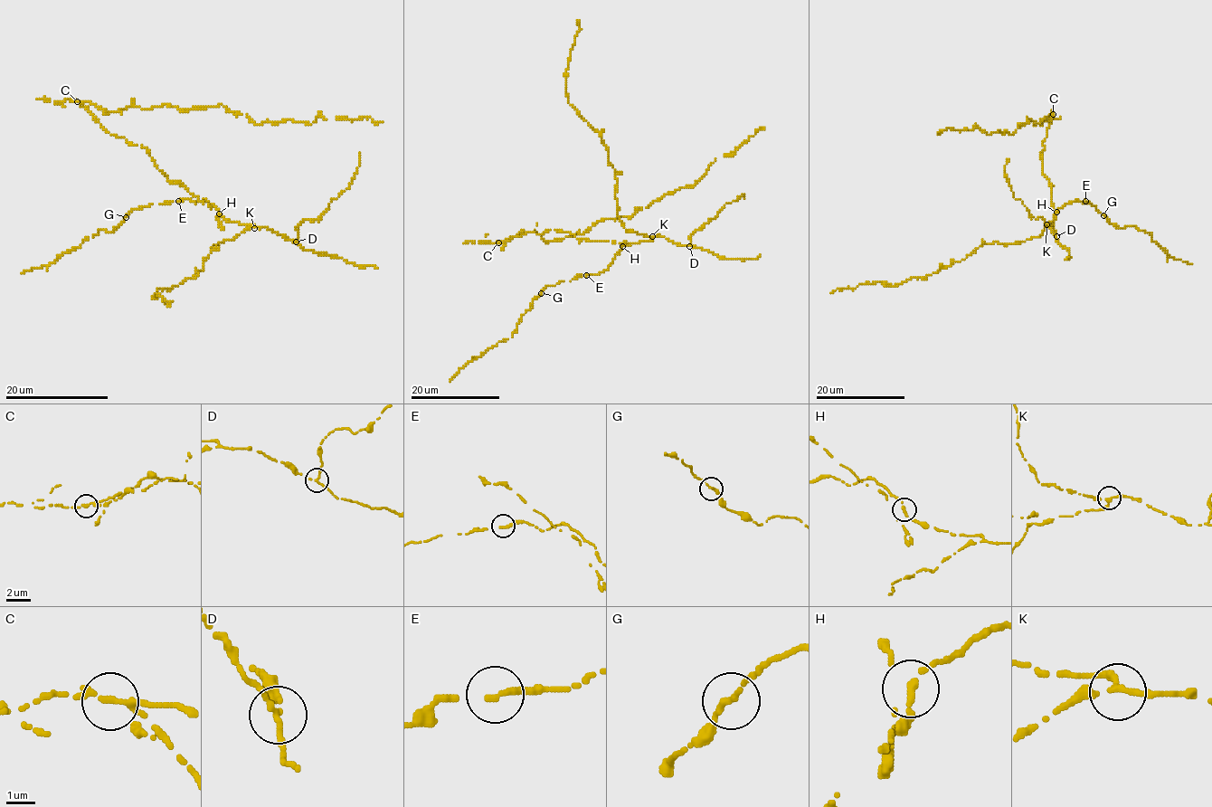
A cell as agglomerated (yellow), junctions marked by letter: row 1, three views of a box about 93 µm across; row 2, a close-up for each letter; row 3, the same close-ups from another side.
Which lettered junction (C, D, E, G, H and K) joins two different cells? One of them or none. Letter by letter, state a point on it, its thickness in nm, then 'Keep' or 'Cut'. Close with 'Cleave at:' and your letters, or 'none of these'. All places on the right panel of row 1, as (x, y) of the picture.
C: Place: (1053, 114). Thickness 200 nm. Cut
D: Place: (1056, 236). Thickness 160 nm. Keep
E: Place: (1085, 201). Thickness 240 nm. Keep
G: Place: (1103, 215). Thickness 220 nm. Keep
H: Place: (1056, 212). Thickness 180 nm. Keep
K: Place: (1046, 224). Thickness 220 nm. Keep
Cleave at: C

